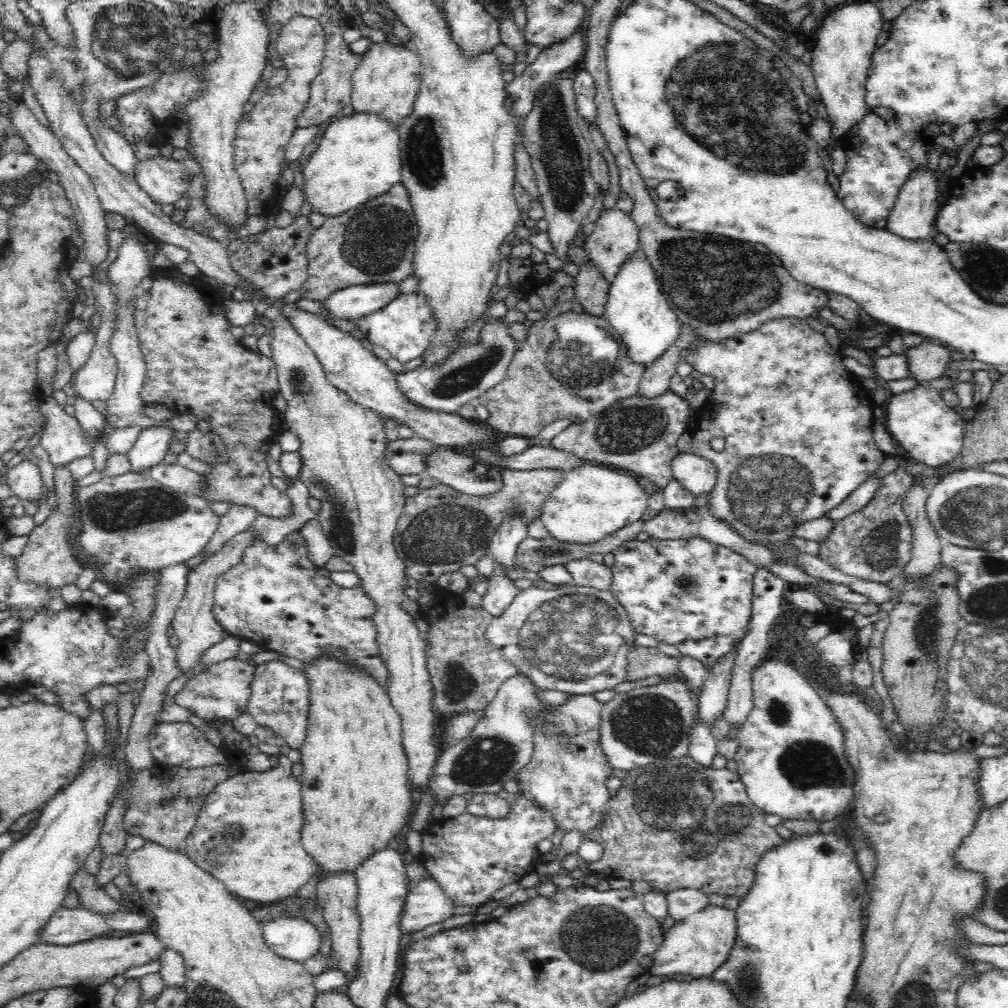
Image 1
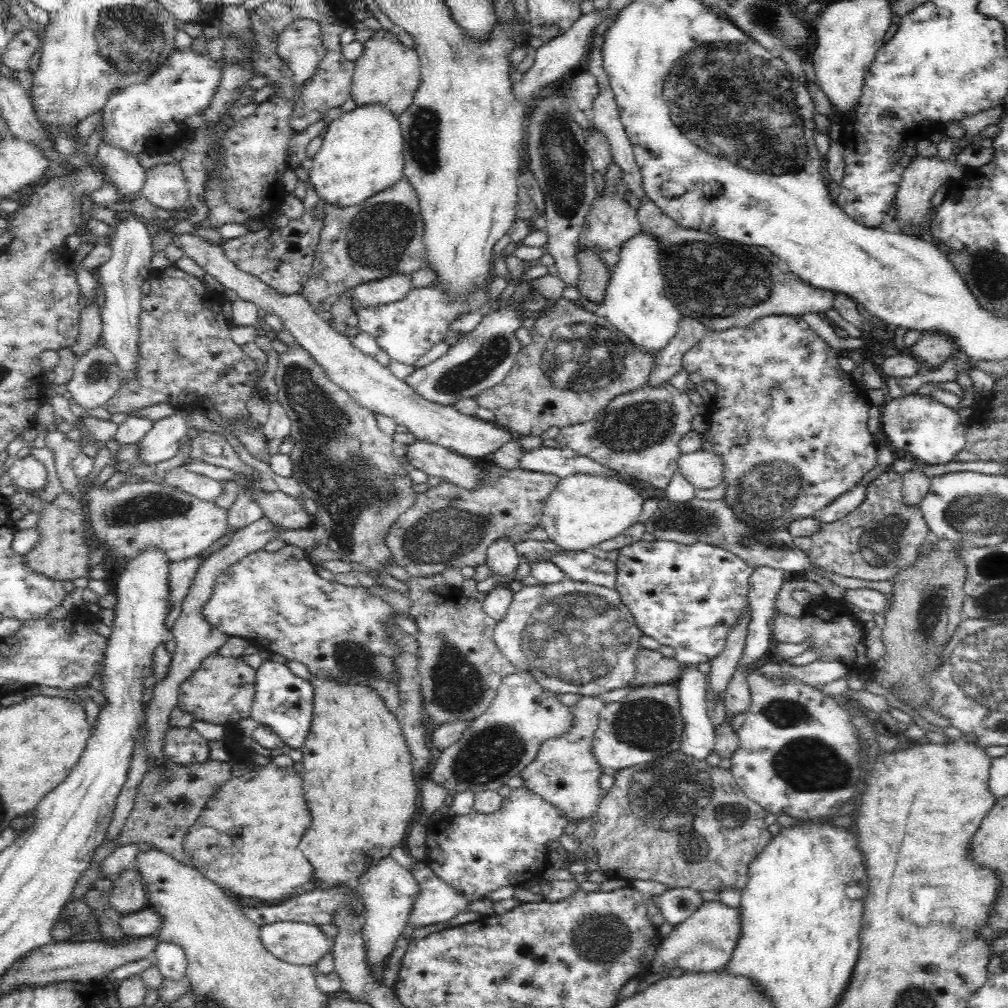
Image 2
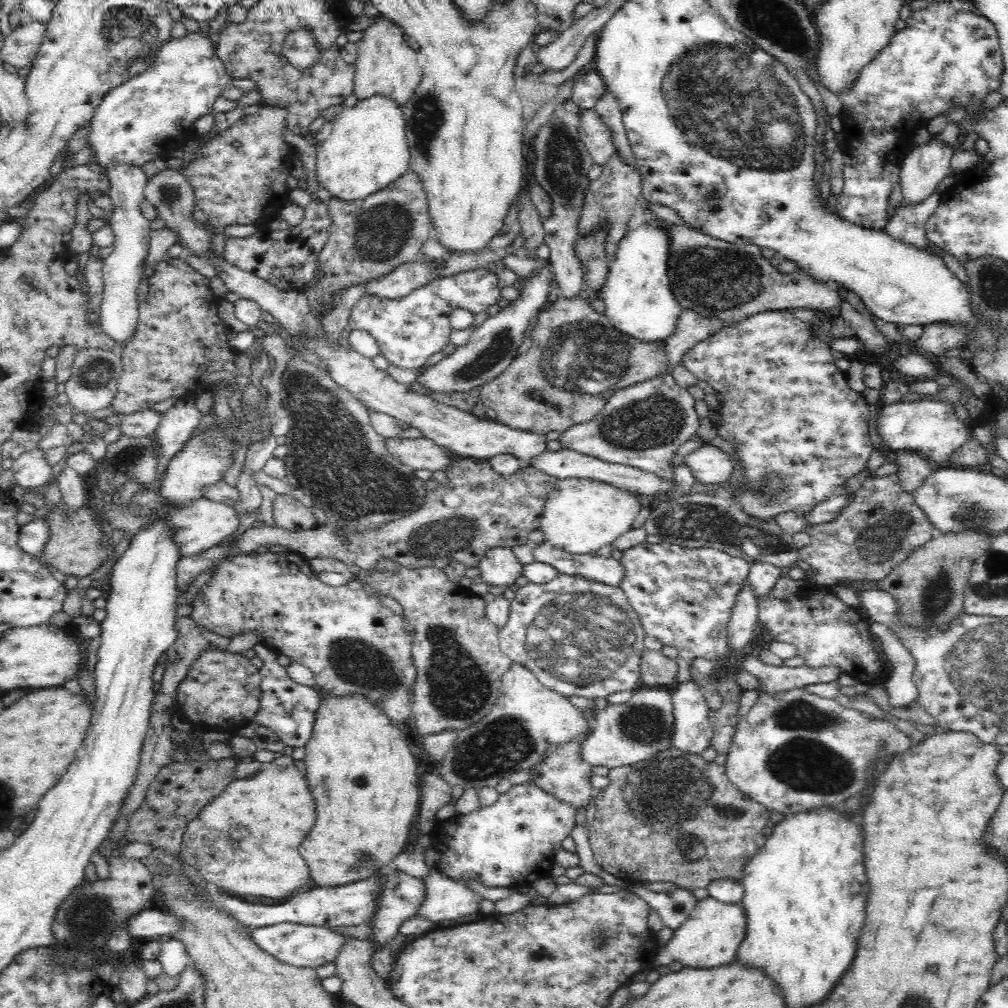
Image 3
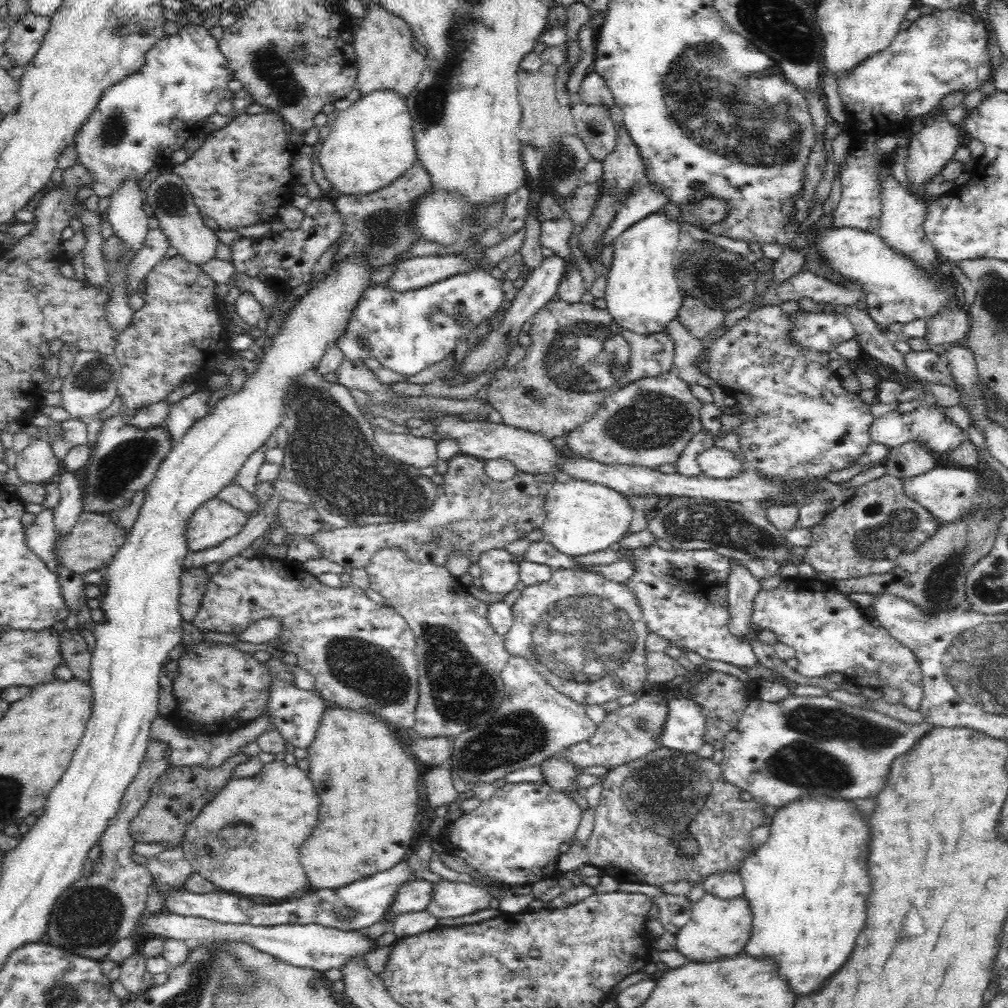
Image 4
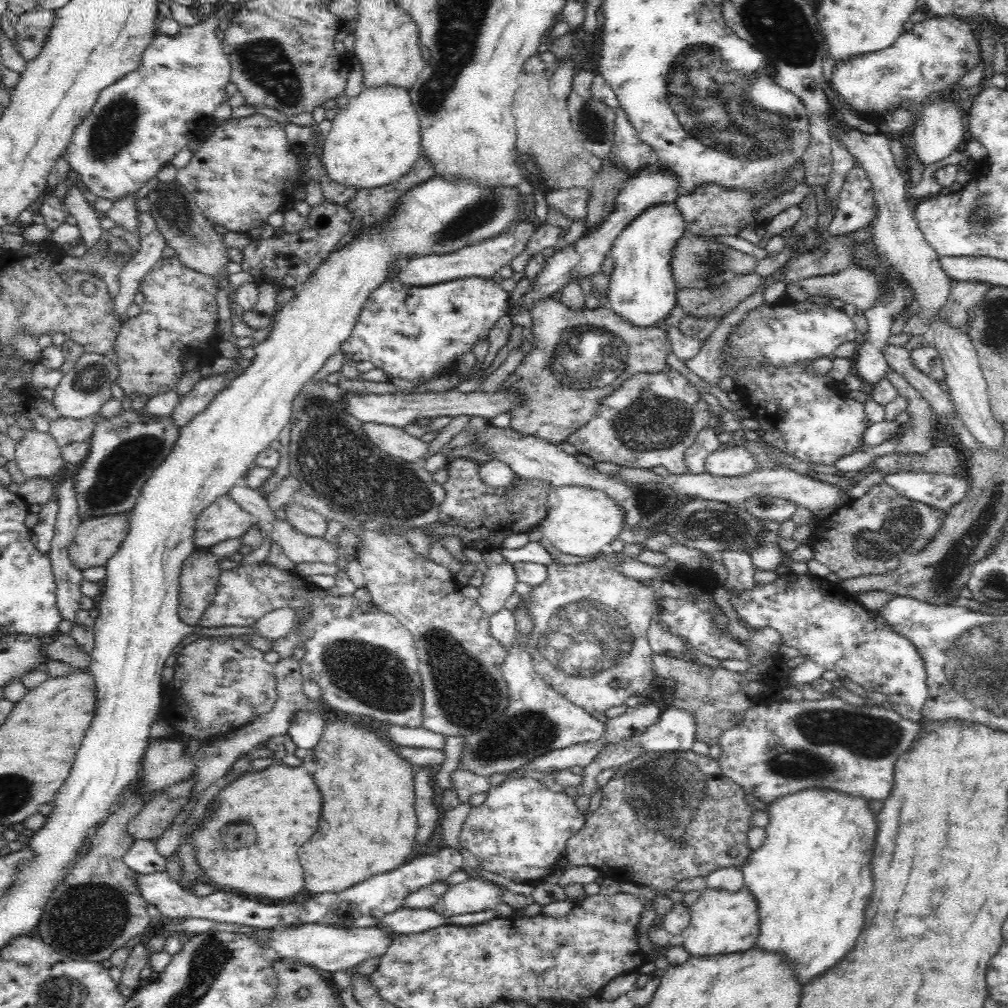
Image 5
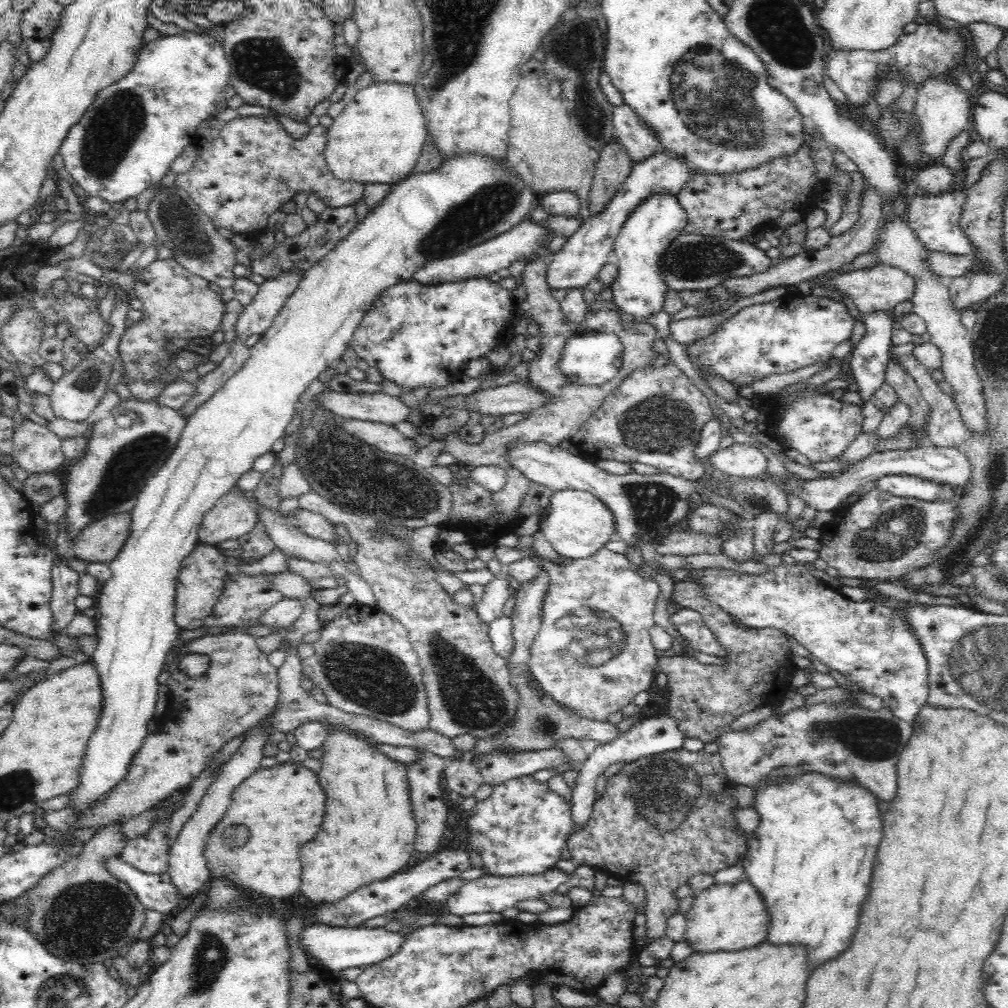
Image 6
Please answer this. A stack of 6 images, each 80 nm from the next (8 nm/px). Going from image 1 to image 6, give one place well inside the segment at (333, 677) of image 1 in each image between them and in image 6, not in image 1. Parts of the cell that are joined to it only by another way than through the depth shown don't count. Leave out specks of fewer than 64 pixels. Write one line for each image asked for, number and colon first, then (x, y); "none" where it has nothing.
2: (358, 778)
3: (362, 775)
4: (369, 787)
5: (368, 825)
6: (369, 821)

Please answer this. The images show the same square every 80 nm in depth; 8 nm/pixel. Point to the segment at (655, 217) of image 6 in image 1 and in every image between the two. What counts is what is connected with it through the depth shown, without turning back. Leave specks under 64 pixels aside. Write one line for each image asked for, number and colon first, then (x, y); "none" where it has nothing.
1: (642, 316)
2: (635, 302)
3: (638, 300)
4: (641, 295)
5: (641, 290)

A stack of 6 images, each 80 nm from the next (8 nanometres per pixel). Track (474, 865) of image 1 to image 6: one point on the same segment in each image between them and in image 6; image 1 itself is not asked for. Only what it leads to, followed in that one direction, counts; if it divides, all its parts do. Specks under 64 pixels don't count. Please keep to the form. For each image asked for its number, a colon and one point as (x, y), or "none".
2: (478, 853)
3: (512, 843)
4: (515, 837)
5: (520, 831)
6: (521, 828)

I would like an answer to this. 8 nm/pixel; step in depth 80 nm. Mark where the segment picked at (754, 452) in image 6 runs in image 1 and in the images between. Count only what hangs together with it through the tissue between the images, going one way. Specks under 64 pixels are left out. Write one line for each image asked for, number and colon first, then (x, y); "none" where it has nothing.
1: (697, 475)
2: (703, 469)
3: (711, 465)
4: (718, 463)
5: (736, 461)

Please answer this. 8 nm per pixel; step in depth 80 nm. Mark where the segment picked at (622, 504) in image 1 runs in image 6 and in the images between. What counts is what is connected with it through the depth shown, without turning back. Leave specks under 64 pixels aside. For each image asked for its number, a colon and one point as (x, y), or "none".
2: (582, 511)
3: (580, 516)
4: (582, 517)
5: (579, 521)
6: (576, 524)

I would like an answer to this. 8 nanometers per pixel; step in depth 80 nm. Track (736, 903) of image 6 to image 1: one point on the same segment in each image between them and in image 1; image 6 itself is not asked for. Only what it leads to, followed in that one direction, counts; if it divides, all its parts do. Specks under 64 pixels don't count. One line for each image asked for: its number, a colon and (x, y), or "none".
1: (698, 945)
2: (705, 942)
3: (712, 935)
4: (718, 928)
5: (721, 922)

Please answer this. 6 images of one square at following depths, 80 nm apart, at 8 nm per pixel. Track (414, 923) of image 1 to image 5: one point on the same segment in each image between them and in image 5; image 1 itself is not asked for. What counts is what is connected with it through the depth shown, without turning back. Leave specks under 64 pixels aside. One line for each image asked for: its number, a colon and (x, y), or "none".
2: (438, 902)
3: (447, 899)
4: (452, 899)
5: (475, 895)

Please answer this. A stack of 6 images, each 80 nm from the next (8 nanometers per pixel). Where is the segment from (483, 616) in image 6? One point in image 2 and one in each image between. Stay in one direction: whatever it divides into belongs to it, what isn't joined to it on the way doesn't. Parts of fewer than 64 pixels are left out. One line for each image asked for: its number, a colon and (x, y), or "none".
2: (501, 558)
3: (498, 567)
4: (499, 568)
5: (498, 583)

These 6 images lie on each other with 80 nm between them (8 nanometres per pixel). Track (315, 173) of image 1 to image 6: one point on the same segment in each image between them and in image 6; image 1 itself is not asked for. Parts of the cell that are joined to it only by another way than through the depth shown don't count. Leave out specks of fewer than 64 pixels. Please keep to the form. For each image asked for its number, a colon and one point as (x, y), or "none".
2: (362, 153)
3: (366, 150)
4: (370, 144)
5: (374, 141)
6: (378, 137)

